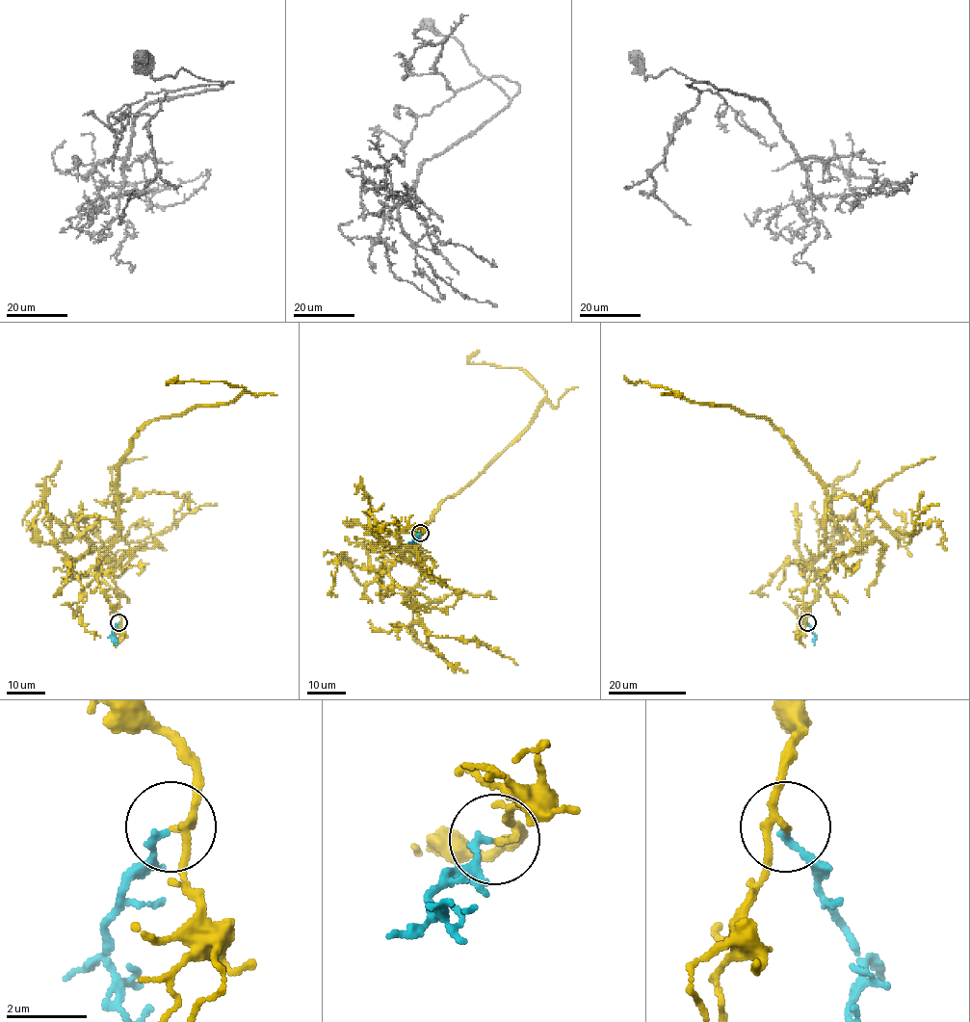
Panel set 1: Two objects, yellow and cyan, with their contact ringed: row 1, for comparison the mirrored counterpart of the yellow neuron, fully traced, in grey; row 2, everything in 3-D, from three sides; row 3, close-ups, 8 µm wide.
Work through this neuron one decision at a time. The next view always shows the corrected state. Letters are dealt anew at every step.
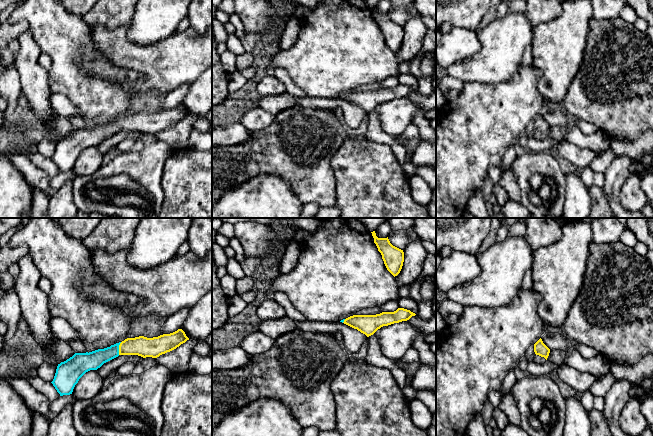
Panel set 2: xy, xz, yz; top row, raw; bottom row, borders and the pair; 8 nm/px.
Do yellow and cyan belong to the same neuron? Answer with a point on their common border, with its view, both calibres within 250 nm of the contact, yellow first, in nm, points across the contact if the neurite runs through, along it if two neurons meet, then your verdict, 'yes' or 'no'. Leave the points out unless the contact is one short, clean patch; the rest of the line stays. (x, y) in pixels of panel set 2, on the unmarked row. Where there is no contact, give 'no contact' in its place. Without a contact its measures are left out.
xy (119, 124) | 160/150 nm | yes

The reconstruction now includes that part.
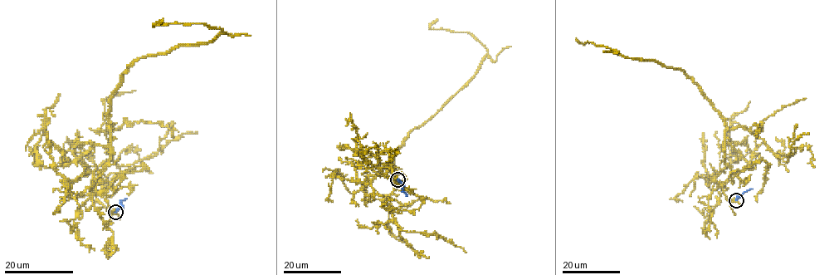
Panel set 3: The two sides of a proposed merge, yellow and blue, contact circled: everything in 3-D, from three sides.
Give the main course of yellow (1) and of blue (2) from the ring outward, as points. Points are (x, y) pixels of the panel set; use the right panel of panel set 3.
1: (735, 200), (729, 200), (720, 183), (731, 169), (724, 161), (726, 123), (699, 87), (679, 69), (575, 39)
2: (735, 200), (752, 189)

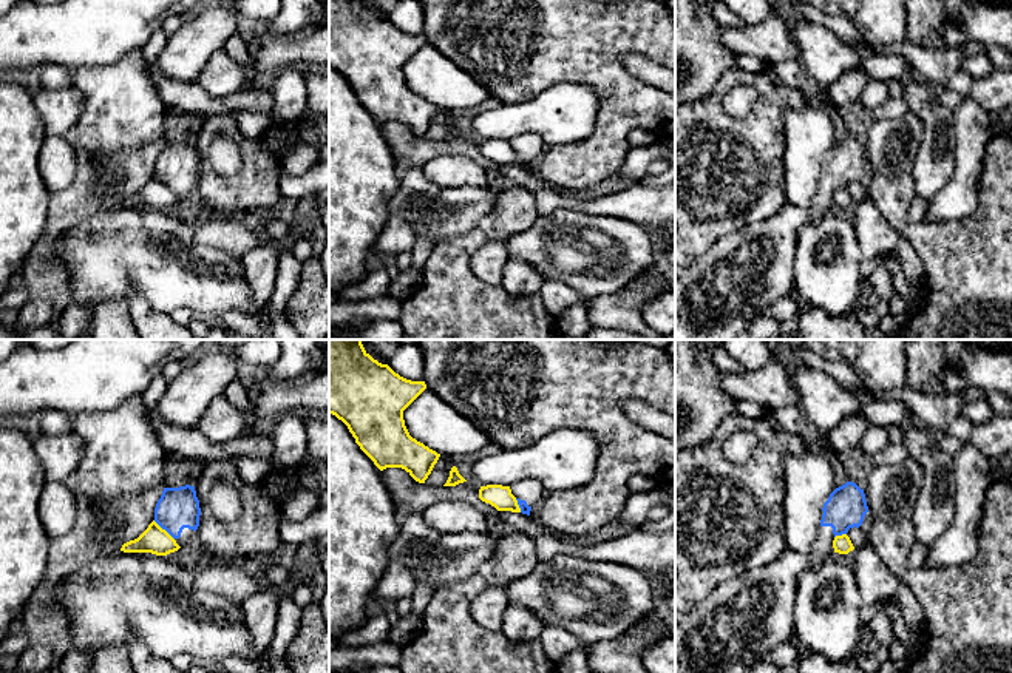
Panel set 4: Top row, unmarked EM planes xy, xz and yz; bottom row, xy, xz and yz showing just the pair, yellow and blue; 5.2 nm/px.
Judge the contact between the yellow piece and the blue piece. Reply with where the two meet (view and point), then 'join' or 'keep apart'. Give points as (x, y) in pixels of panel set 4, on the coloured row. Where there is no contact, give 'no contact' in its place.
meets yellow in xy at (164, 530); keep apart

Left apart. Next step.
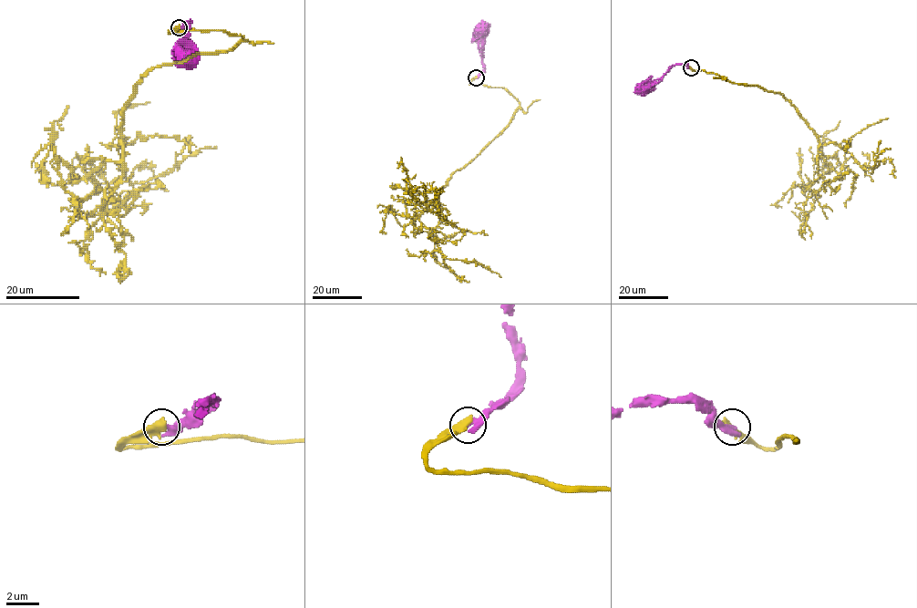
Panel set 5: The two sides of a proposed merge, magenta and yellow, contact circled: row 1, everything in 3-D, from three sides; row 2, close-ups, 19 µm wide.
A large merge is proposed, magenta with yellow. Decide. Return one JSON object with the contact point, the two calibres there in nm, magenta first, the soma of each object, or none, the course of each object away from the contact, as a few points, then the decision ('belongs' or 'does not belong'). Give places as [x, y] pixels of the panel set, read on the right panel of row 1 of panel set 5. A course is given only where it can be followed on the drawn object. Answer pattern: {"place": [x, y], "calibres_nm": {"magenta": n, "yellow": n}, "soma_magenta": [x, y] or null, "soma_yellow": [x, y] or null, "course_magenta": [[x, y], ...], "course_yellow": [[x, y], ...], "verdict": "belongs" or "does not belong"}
{"place": [691, 67], "calibres_nm": {"magenta": 380, "yellow": 440}, "soma_magenta": [643, 87], "soma_yellow": null, "course_magenta": [[691, 68], [685, 65], [673, 66], [658, 82], [643, 84], [643, 87]], "course_yellow": [[690, 68], [781, 95], [818, 139], [818, 173], [826, 183], [845, 173], [854, 173], [846, 207]], "verdict": "does not belong"}

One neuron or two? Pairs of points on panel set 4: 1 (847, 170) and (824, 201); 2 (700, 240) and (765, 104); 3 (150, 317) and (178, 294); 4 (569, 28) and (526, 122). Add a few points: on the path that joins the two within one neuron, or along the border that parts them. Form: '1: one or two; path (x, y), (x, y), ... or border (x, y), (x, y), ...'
1: one; path (839, 178), (825, 193)
2: one; path (703, 206), (722, 182), (725, 170), (757, 138)
3: two; border (125, 298), (141, 295), (153, 307), (169, 315)
4: two; border (572, 82), (558, 82), (532, 98), (502, 104)

